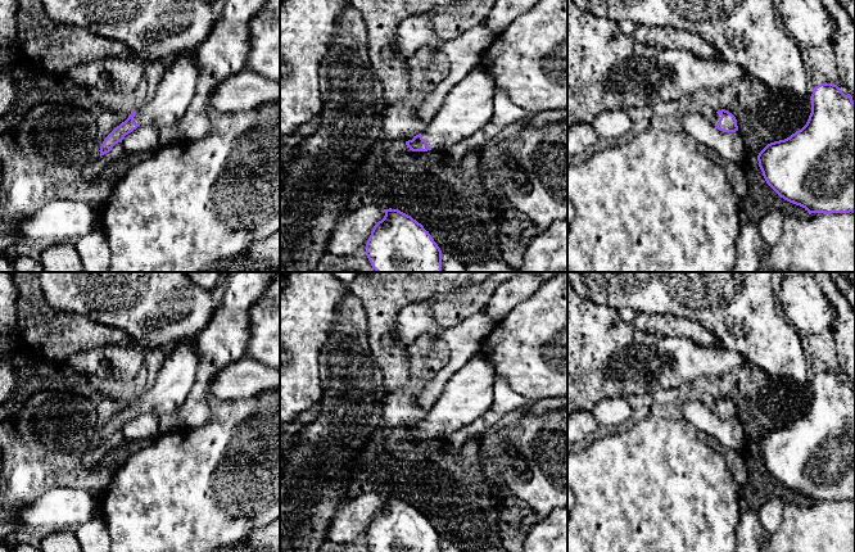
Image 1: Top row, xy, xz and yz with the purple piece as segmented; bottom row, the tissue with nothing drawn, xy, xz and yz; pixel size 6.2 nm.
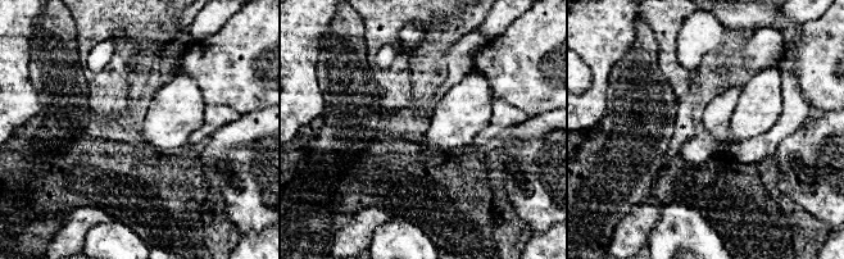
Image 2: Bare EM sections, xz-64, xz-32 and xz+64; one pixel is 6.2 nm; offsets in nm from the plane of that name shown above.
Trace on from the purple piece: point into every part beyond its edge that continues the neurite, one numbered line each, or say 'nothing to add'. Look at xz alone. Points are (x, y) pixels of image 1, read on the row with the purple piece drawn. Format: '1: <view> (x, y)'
1: xz (467, 108)

